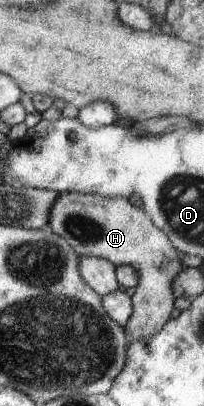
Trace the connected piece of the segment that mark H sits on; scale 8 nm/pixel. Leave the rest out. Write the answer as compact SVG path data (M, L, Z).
M59 194L50 209L47 228L64 237L78 256L97 256L111 261L113 265L132 265L138 271L138 284L132 295L133 313L123 329L129 343L145 340L155 335L170 320L176 297L172 292L174 277L184 268L182 253L169 241L168 235L159 229L143 209L133 206L125 198L106 198L95 194Z

